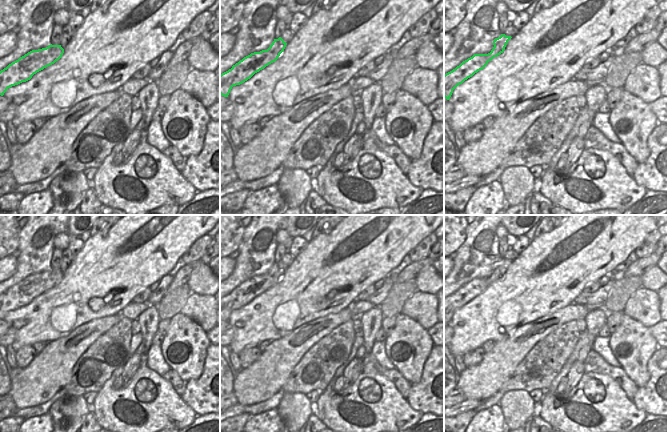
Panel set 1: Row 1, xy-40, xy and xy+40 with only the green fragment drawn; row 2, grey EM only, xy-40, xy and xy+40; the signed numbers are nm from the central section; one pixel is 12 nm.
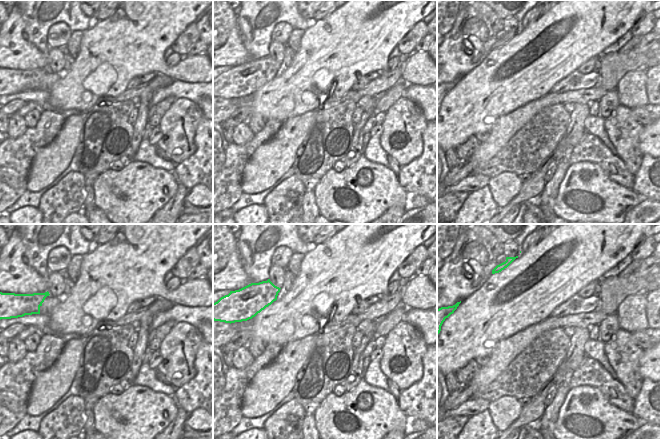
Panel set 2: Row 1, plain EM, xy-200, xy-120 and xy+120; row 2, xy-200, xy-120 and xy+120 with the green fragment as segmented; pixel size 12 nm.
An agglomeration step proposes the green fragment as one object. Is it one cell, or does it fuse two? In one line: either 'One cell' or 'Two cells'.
One cell.

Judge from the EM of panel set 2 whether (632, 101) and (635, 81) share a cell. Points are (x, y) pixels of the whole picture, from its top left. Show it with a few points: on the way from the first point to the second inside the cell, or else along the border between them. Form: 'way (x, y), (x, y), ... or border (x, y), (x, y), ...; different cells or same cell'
way (632, 96), (632, 86); same cell

